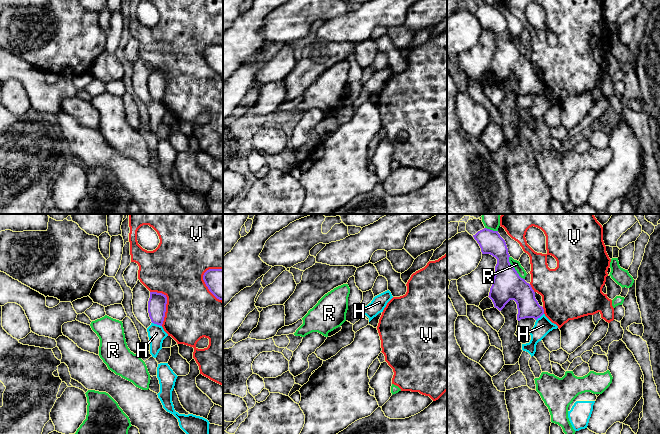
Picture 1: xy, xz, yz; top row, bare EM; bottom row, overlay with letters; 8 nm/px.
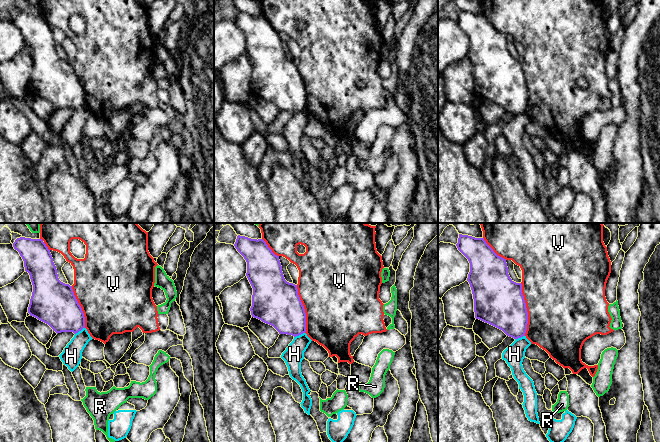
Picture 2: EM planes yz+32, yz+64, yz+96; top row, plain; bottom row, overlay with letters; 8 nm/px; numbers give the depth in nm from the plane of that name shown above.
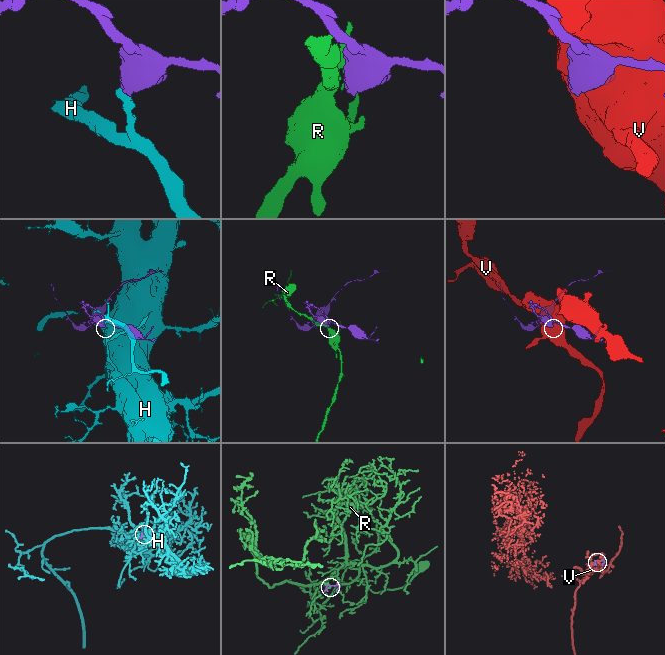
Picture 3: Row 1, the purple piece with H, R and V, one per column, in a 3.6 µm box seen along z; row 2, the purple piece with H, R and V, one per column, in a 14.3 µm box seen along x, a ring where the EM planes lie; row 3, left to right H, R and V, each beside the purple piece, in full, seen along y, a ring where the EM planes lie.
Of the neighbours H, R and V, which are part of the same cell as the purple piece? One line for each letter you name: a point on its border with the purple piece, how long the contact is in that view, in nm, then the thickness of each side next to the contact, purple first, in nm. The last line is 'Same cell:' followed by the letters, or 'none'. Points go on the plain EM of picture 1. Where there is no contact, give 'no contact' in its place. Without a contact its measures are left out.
Same cell: none

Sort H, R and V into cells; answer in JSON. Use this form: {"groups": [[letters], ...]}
{"groups": [["H"], ["R"], ["V"]]}

